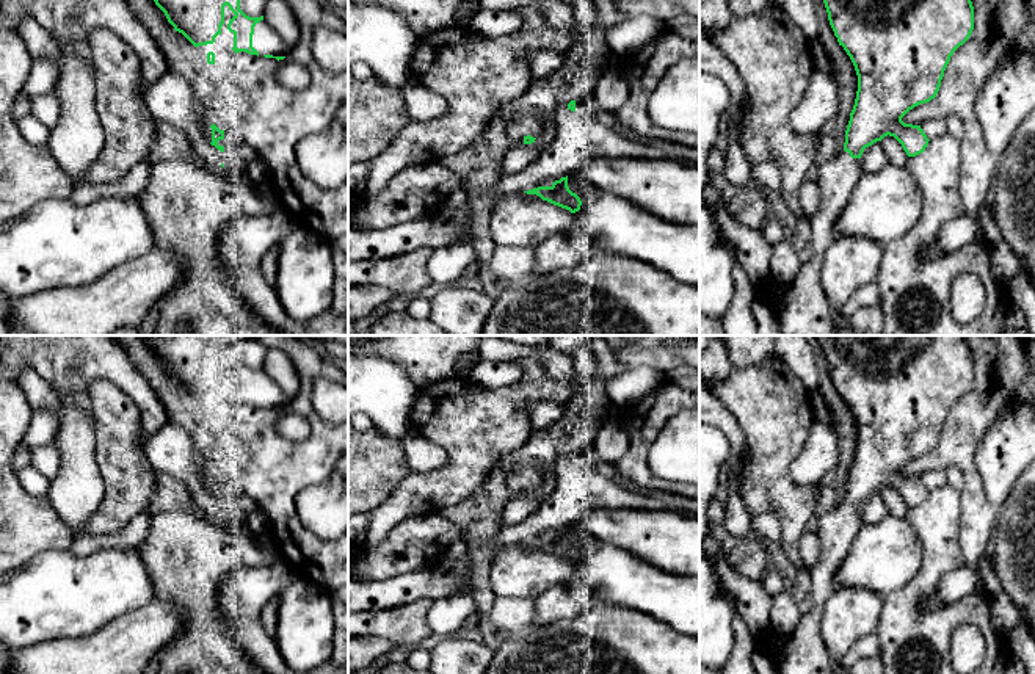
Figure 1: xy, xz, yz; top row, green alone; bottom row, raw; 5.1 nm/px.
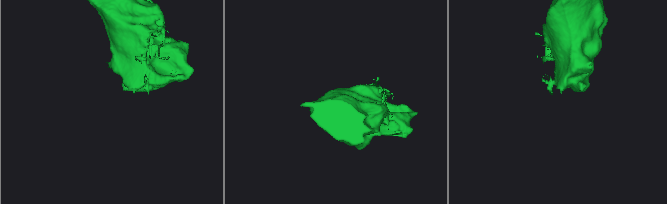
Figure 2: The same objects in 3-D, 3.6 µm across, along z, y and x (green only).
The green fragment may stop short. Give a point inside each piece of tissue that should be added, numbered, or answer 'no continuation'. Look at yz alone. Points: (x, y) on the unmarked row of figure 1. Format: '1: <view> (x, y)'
1: yz (803, 652)

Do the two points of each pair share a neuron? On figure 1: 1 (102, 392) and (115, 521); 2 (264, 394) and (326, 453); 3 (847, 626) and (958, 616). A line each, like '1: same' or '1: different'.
1: same
2: different
3: different

